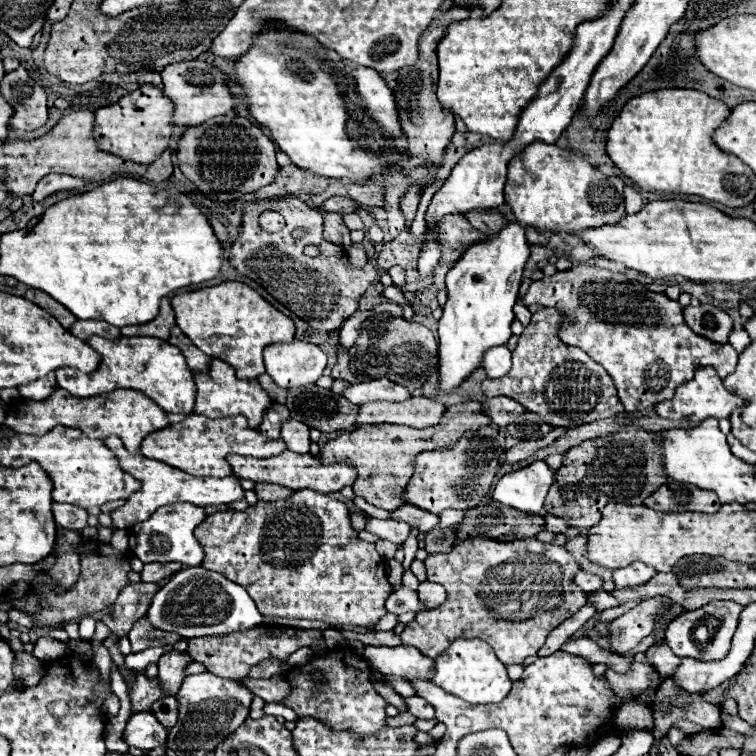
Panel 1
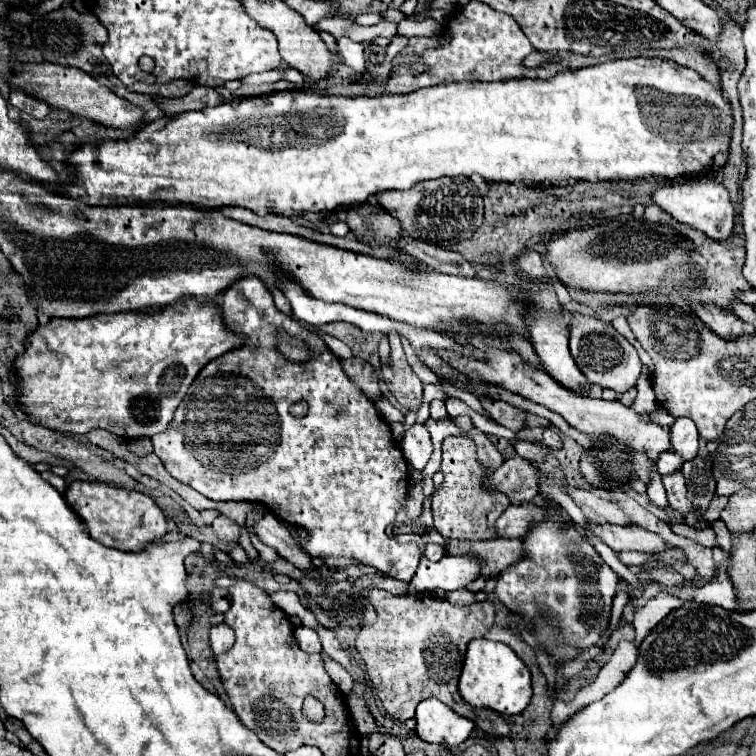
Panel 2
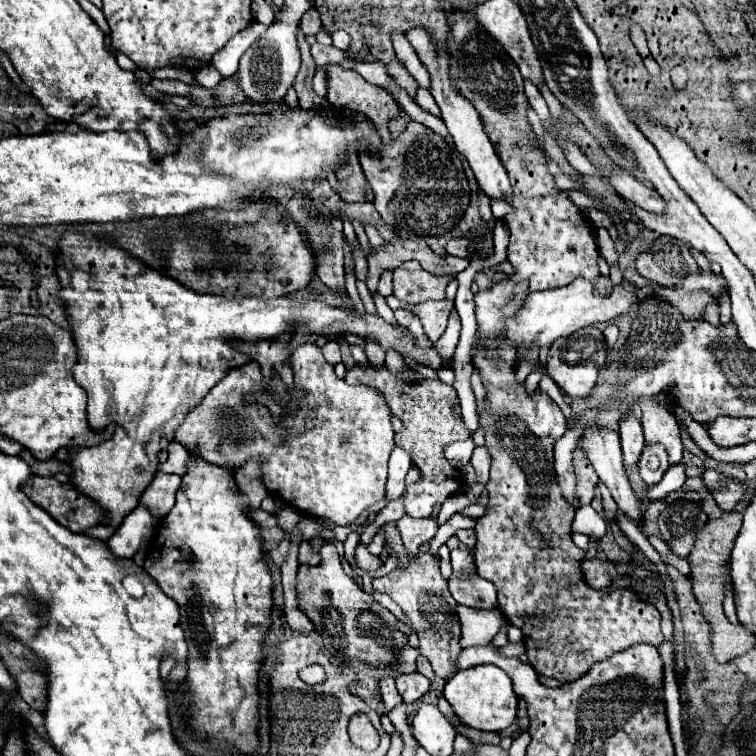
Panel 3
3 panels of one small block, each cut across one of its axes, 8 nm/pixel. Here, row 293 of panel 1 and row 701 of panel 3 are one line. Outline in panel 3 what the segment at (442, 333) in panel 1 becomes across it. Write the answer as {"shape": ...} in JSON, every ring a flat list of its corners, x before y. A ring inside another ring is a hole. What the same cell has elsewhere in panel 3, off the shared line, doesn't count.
{"shape":[[482,664,476,668,466,668,456,672,444,686,444,698,454,708,456,716,470,728,484,732,500,732,516,720,518,696,512,690,512,680,504,670,494,664]]}

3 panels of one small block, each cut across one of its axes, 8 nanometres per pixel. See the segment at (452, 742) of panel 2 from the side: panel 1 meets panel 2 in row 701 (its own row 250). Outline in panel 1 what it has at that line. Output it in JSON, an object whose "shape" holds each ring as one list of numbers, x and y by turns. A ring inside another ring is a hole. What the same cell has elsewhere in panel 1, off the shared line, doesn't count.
{"shape":[[436,240,434,242,428,242,428,246,422,248,422,254,420,254,420,260,418,260,418,270,422,276,428,276,428,274,434,274,434,268,440,260,440,246,436,246]]}

